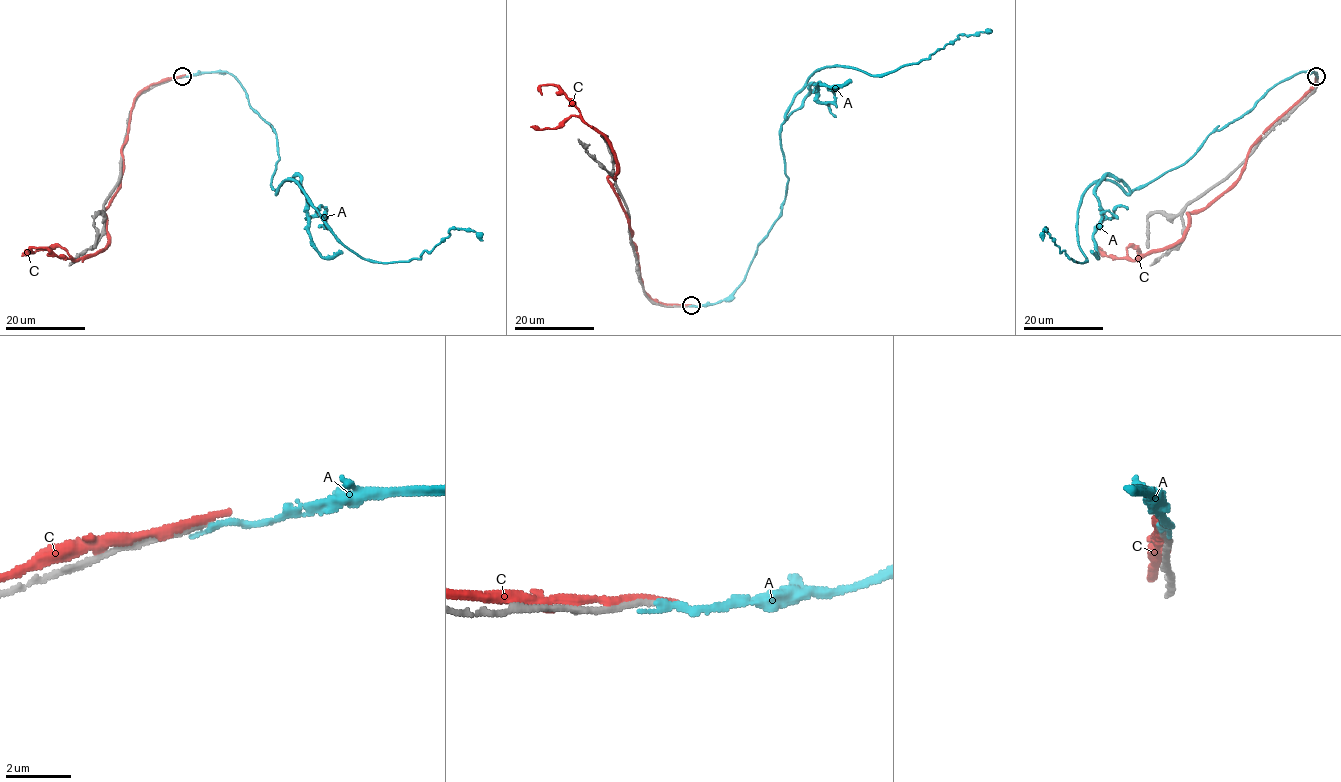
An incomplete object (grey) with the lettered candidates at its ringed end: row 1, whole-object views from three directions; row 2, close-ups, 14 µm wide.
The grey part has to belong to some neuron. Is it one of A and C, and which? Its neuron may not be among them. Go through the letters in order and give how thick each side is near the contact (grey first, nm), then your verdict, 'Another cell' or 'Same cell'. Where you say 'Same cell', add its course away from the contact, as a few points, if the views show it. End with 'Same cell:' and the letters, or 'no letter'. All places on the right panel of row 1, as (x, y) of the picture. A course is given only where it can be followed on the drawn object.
A: Thickness 200 nm (grey) against 200 nm. Another cell
C: Thickness 200 nm (grey) against 240 nm. Another cell
Same cell: no letter

